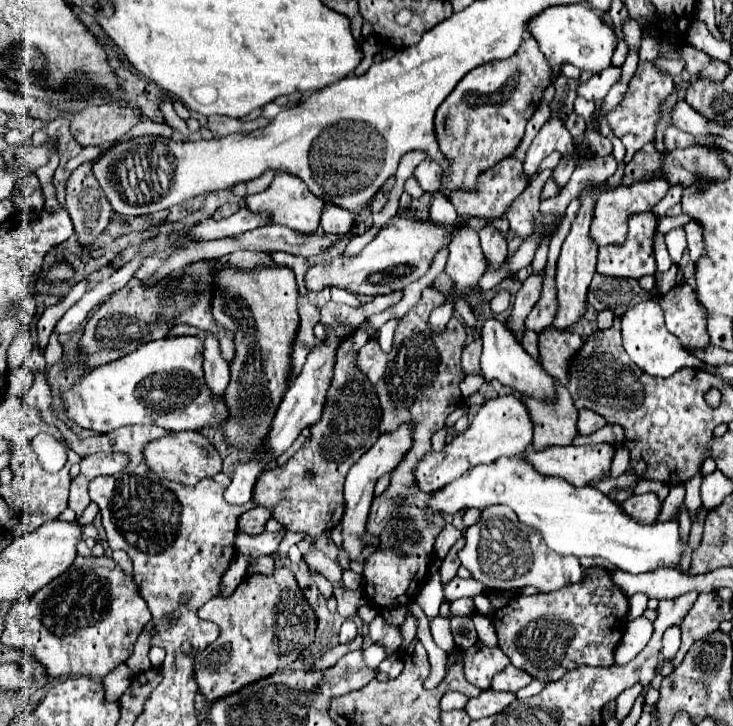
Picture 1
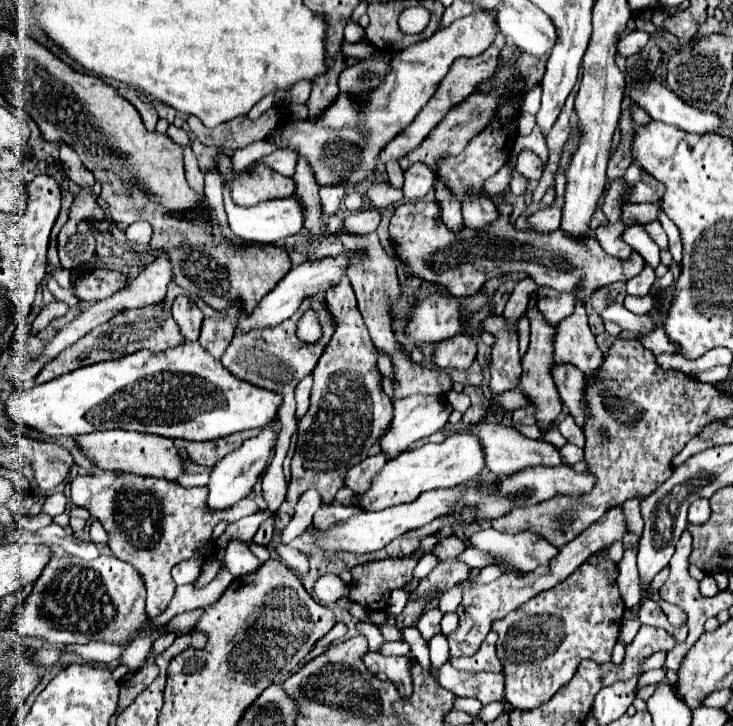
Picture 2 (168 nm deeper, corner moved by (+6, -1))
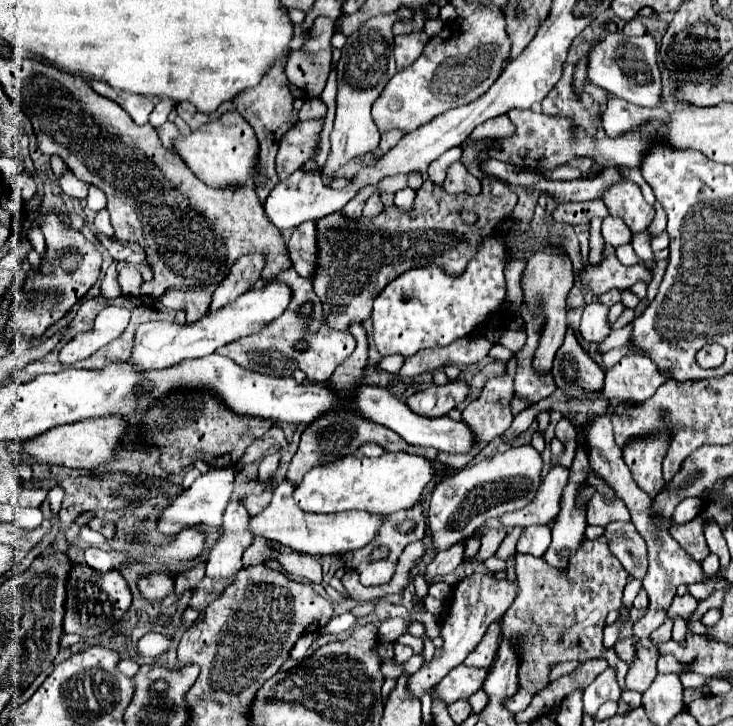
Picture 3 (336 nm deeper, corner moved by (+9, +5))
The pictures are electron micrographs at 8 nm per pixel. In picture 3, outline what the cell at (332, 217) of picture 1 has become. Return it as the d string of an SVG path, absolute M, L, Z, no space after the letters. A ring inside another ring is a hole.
M378 15L368 19L356 33L352 33L342 49L342 57L338 61L338 97L336 97L336 119L334 129L330 133L330 153L322 167L322 175L332 179L336 169L346 165L348 161L372 153L378 149L380 133L374 125L370 109L386 87L386 83L394 77L394 35L392 35L392 15Z

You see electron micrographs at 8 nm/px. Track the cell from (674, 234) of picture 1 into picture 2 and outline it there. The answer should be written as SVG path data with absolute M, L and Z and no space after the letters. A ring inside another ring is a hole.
M651 221L651 223L643 225L643 229L647 231L647 235L649 235L661 249L667 249L667 235L665 235L665 231L663 231L663 227L661 227L659 221Z

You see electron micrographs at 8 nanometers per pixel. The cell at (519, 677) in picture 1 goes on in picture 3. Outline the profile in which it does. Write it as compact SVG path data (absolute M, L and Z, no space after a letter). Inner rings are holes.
M458 665L438 683L438 695L446 703L466 699L466 697L470 697L482 689L486 675L488 675L488 671L482 667Z

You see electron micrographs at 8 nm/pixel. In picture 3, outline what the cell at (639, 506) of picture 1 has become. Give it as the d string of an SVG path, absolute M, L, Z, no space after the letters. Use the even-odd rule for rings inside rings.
M474 573L470 577L460 579L460 583L454 589L450 611L444 617L440 629L440 637L444 639L444 645L436 649L434 659L430 663L422 665L422 669L410 677L408 687L414 693L414 697L422 697L422 693L430 691L430 687L434 687L452 667L460 665L476 649L488 625L500 621L506 609L514 603L516 595L518 595L518 583L510 583L508 579L496 579L492 573Z

